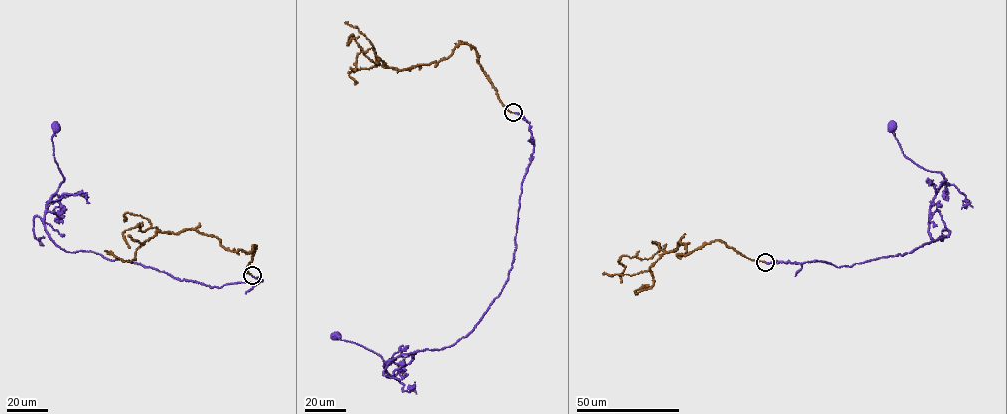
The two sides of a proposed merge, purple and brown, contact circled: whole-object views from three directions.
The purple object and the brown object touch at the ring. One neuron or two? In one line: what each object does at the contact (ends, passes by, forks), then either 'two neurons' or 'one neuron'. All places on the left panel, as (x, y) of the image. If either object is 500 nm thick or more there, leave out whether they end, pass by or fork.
purple ends there; brown ends there; two neurons

